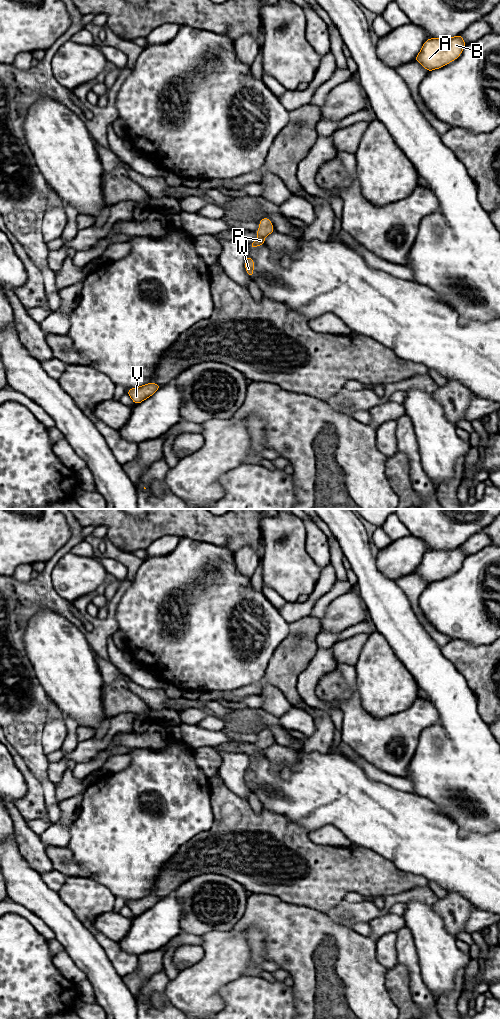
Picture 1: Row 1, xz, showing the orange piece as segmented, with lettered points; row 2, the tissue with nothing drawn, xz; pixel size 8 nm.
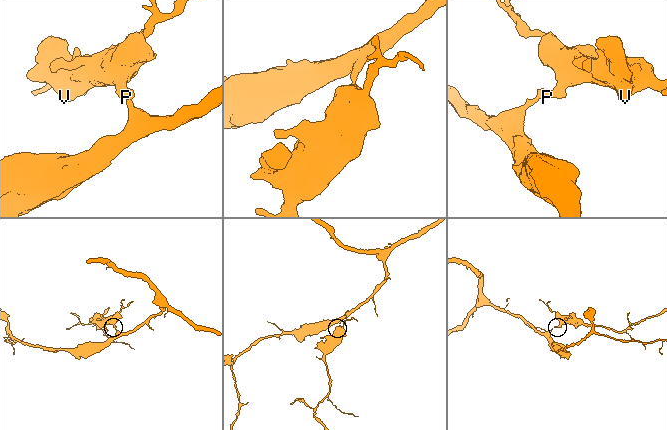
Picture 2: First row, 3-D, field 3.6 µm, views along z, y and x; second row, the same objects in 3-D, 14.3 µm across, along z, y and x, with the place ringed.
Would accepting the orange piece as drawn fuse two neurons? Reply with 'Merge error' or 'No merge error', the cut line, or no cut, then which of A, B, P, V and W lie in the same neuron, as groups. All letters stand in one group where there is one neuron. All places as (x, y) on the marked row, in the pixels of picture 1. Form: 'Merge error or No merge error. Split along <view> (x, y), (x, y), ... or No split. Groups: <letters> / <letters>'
No merge error. No split. Groups: A B P V W

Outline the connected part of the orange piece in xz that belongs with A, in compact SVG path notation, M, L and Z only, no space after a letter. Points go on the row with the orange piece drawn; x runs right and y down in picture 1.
M461 34L448 38L429 38L414 60L430 72L456 60L462 54L465 45Z

